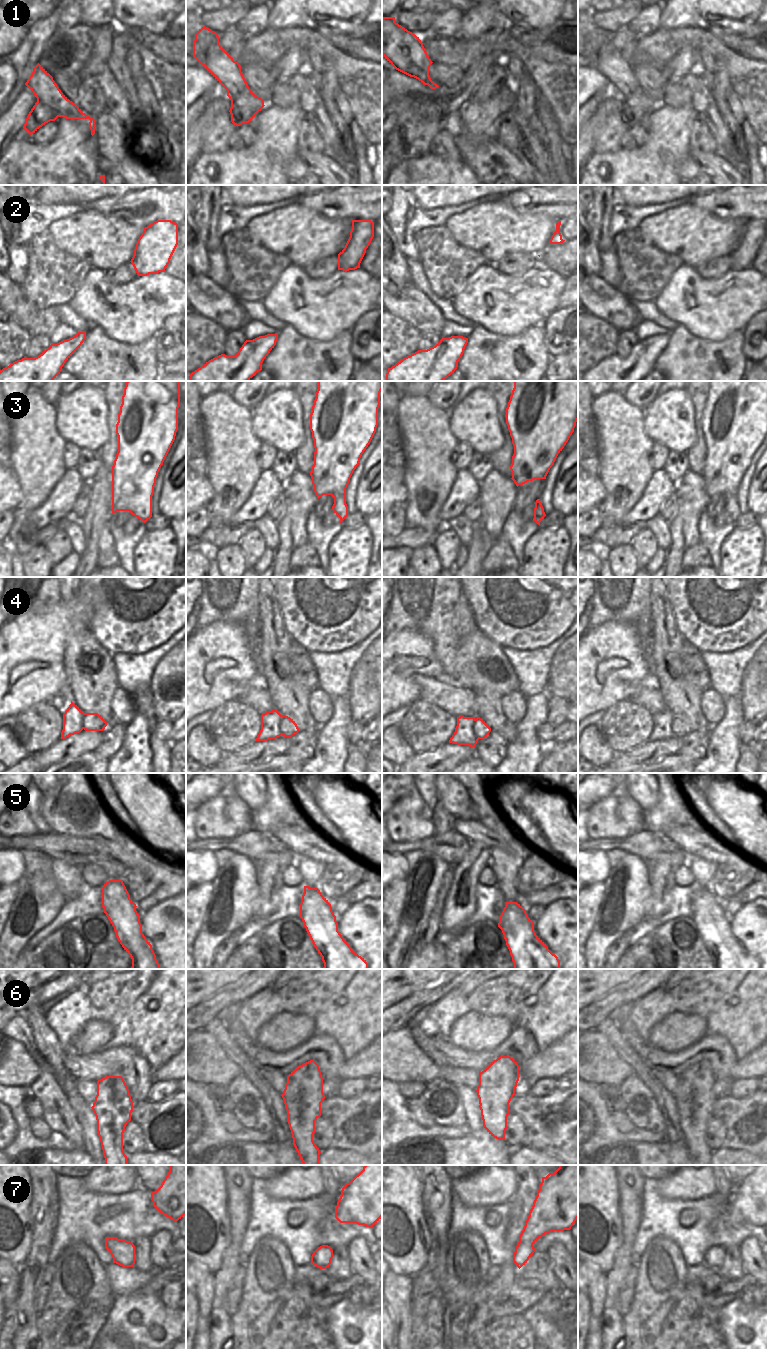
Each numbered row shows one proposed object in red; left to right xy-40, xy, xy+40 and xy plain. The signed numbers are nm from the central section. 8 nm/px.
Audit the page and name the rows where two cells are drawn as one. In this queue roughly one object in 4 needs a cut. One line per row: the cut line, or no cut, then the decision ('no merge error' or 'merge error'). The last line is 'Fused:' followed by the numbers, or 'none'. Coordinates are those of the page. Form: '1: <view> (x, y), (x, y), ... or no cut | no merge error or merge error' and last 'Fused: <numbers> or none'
1: xy (231, 102), (240, 106), (247, 106), (256, 113) | merge error
2: no cut | no merge error
3: no cut | no merge error
4: no cut | no merge error
5: no cut | no merge error
6: xy (287, 1117), (288, 1123) | merge error
7: no cut | no merge error
Fused: 1, 6

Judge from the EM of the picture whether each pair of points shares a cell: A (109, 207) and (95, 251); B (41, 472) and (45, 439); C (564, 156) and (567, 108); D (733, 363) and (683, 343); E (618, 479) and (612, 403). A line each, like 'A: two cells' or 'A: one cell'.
A: two cells
B: one cell
C: two cells
D: one cell
E: one cell

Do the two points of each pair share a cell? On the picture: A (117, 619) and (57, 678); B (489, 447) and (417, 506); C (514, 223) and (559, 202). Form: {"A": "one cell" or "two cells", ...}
{"A": "two cells", "B": "two cells", "C": "two cells"}

